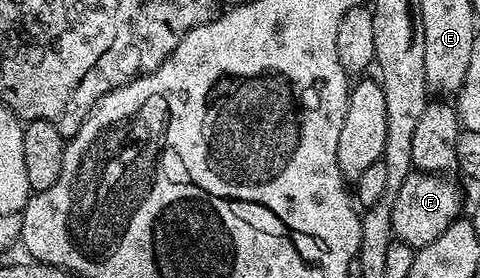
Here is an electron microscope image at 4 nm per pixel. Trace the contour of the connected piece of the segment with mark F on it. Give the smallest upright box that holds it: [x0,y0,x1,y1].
[393,170,463,249]

